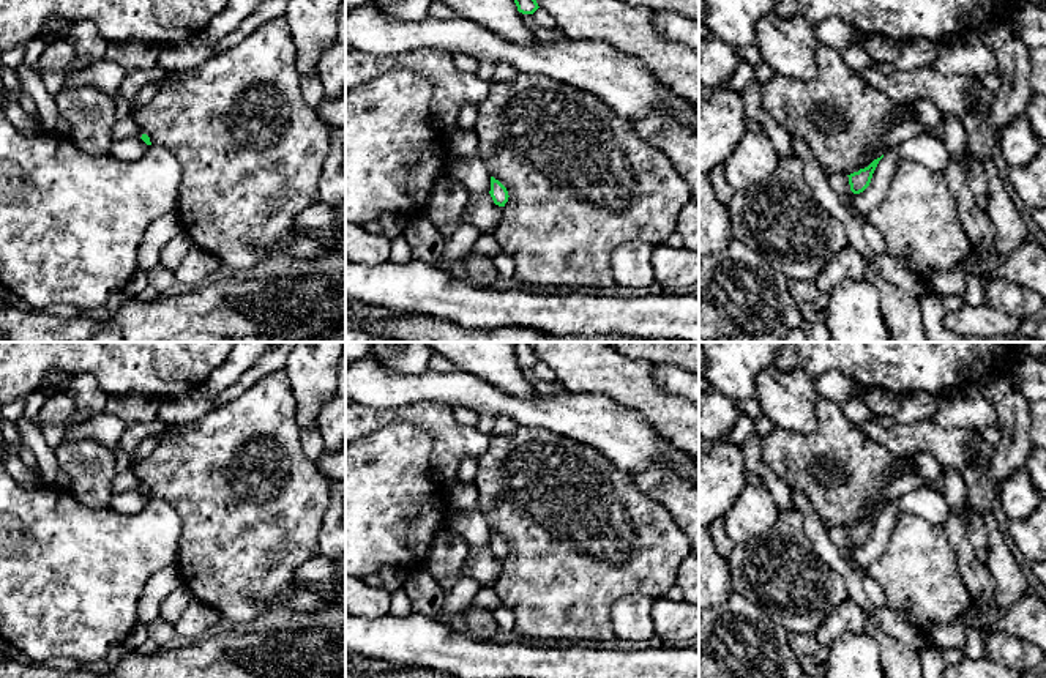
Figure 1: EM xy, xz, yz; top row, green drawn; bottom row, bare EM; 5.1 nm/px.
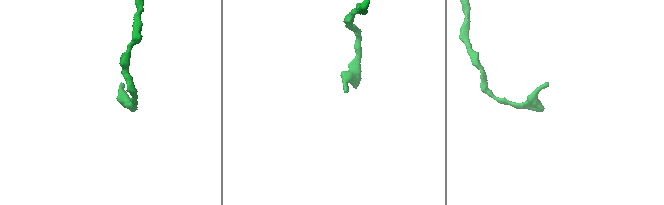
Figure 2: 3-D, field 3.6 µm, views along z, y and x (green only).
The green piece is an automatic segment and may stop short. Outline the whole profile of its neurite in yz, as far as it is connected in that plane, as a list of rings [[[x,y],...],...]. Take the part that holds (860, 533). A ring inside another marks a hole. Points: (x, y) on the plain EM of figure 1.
[[[883,508],[877,512],[874,512],[868,520],[860,522],[858,525],[854,525],[854,527],[847,528],[850,544],[854,547],[860,547],[869,539],[872,527],[874,527],[874,523],[876,523],[876,520],[877,520],[877,517],[882,511],[883,511]]]

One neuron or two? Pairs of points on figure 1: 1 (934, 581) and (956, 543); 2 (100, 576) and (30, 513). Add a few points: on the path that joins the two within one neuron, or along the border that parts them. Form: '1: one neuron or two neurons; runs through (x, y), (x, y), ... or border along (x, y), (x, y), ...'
1: two neurons; border along (941, 527), (956, 558), (963, 585)
2: one neuron; runs through (82, 560), (54, 532), (48, 530)

